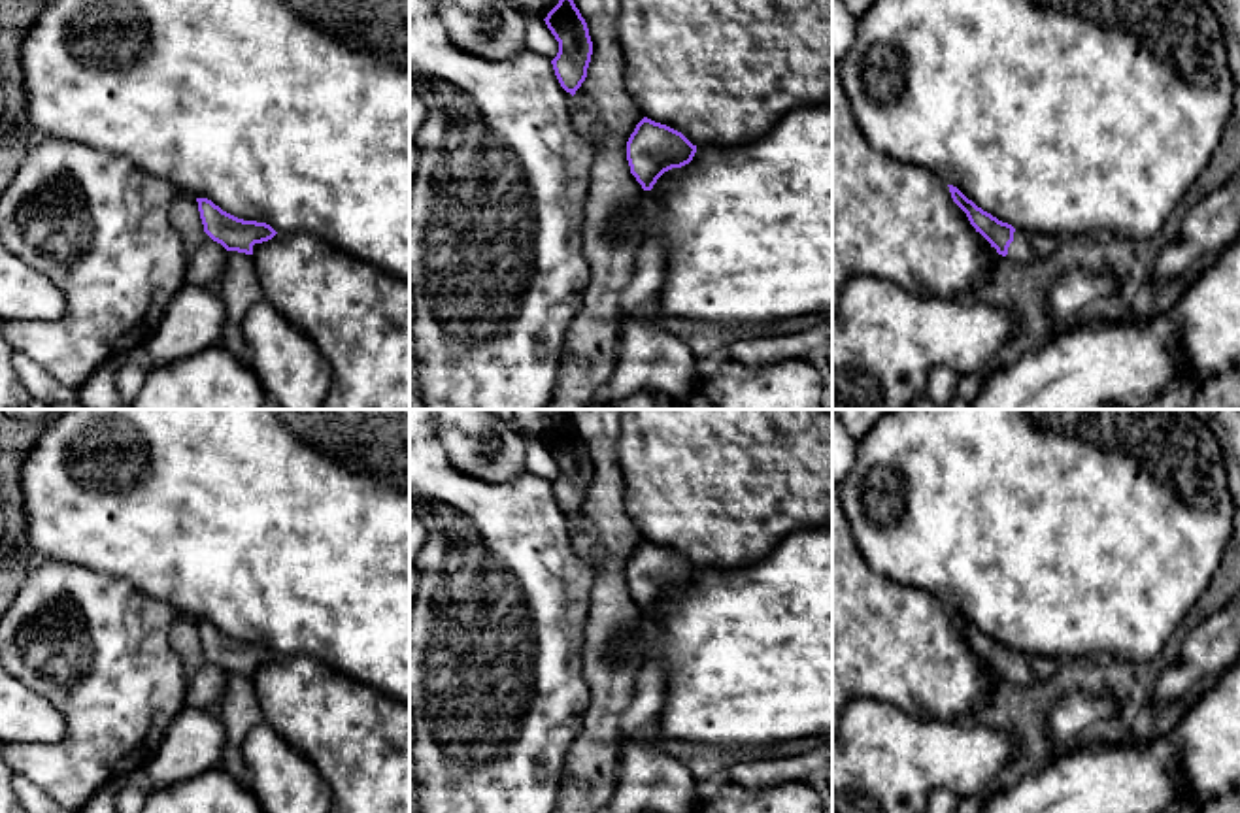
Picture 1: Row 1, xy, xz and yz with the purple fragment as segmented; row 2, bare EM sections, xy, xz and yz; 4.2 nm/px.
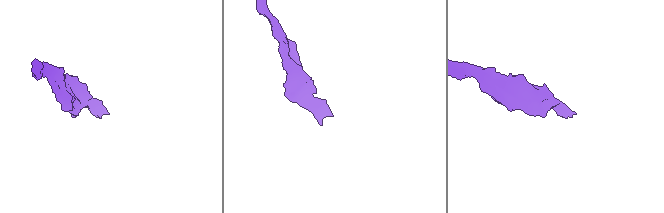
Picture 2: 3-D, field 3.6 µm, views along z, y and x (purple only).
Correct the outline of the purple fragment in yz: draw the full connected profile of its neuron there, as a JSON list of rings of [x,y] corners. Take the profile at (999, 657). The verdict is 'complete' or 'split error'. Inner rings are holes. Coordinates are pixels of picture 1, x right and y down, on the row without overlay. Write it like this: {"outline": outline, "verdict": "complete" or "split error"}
{"outline": [[[947,609],[953,624],[966,636],[970,647],[997,672],[998,677],[1015,685],[1036,685],[1047,681],[1061,668],[1057,658],[1025,655],[998,643],[968,622],[957,609]]], "verdict": "split error"}

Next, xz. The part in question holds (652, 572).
{"outline": [[[644,539],[627,564],[630,596],[644,613],[651,613],[657,602],[693,583],[696,568],[681,555]]], "verdict": "complete"}

